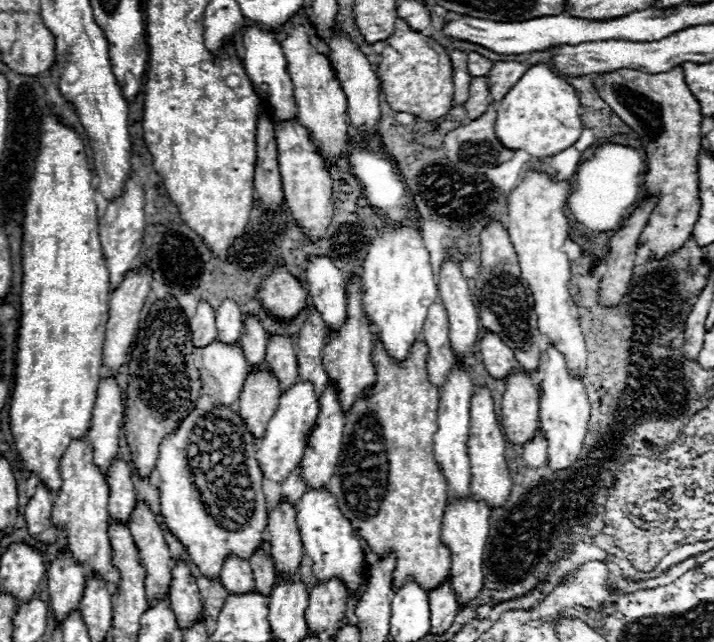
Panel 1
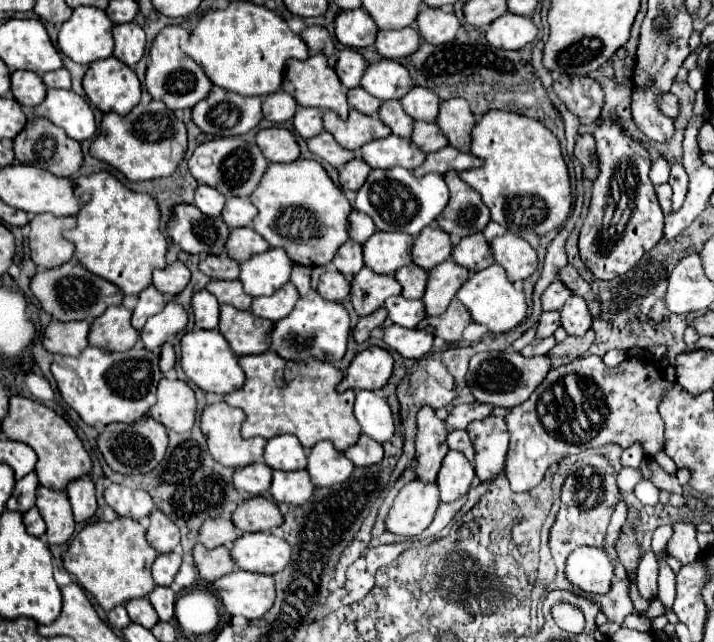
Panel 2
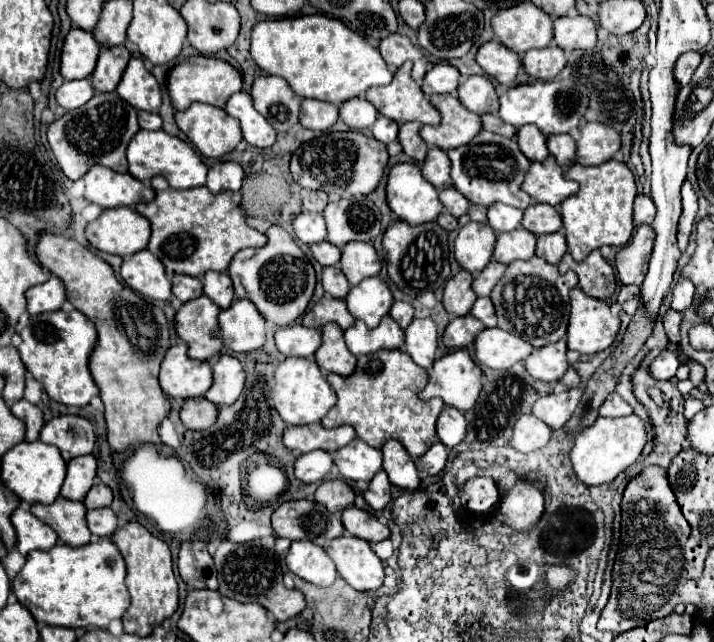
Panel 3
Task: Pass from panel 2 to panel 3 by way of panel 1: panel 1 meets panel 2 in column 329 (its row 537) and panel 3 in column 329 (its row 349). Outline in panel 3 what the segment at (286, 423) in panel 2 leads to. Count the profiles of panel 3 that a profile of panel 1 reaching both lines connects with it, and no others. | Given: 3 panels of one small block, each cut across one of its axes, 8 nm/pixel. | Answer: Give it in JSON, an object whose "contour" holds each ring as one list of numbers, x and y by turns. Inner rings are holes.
{"contour":[[378,350,358,356,358,364,352,376,328,374,328,384,336,390,338,402,322,420,324,426,336,428,350,424,356,428,356,436,366,444,380,448,386,440,394,438,404,444,412,458,428,452,436,442,436,418,444,408,442,400,420,400,418,394,426,386,428,372,418,368,404,350]]}

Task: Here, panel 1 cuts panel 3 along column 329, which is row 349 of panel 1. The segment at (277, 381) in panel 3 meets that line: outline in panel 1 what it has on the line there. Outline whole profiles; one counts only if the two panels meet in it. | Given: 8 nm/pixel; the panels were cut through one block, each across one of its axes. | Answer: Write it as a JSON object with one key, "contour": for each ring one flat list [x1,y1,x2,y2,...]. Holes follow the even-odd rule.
{"contour":[[394,226,372,240,372,248,368,248,364,260,362,288,364,314,374,326,374,338,382,342,386,354,394,362,408,360,410,348,422,338,428,308,438,296,436,278,428,262,428,250,418,230,412,226]]}

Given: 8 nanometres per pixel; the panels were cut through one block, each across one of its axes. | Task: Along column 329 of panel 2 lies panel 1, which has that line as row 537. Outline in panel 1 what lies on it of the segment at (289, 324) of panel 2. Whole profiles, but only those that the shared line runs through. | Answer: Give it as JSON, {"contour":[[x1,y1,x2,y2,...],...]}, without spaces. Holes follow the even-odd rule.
{"contour":[[306,490,300,504,296,506,300,540,304,544,306,556,312,560,312,574,318,582,326,582,330,578,338,578,350,594,360,598,366,592,366,558,364,558,364,542,352,530,348,518,336,508,336,498,328,490]]}

